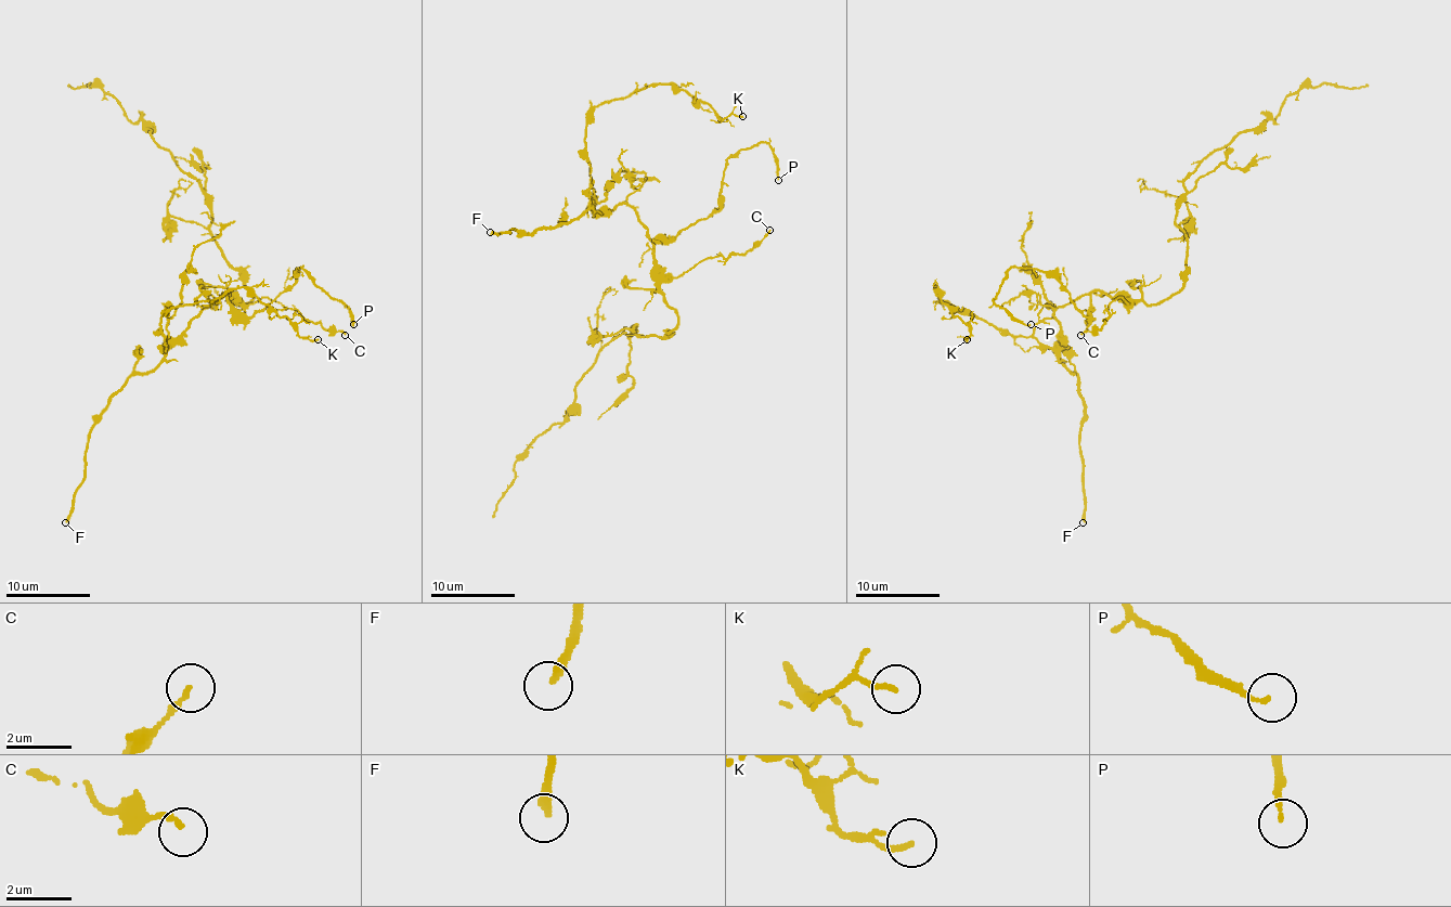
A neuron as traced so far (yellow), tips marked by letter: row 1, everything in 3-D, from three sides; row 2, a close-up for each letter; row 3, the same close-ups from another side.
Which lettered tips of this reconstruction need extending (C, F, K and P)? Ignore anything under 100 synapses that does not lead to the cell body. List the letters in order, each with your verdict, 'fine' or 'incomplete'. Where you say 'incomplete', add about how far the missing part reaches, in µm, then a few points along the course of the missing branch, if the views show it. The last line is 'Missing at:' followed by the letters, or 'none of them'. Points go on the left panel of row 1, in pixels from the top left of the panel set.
C: fine
F: incomplete | 120 µm
K: fine
P: fine
Missing at: F

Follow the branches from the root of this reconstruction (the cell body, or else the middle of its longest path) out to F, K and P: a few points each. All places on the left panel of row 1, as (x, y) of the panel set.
F: (235, 301), (228, 290), (204, 308), (154, 368), (134, 373), (112, 396), (90, 431), (83, 482), (65, 522)
K: (235, 301), (228, 290), (164, 348), (164, 314), (240, 286), (286, 316), (301, 337), (318, 339)
P: (235, 301), (229, 290), (228, 299), (255, 316), (295, 282), (301, 268), (347, 306), (353, 324)

